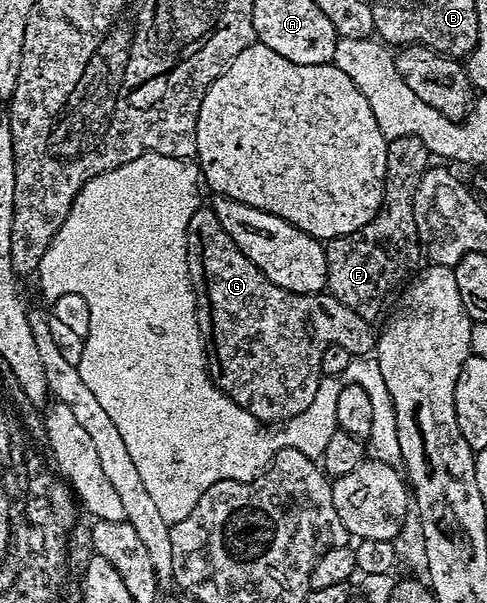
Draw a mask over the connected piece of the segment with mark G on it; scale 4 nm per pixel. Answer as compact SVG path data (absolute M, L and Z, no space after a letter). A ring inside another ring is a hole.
M199 206L196 214L192 214L186 245L190 281L198 297L198 325L202 331L210 377L225 396L255 416L259 425L281 426L290 420L290 412L294 412L294 376L302 376L302 409L309 413L319 381L316 370L321 366L324 350L333 344L351 349L355 357L370 356L375 351L376 332L370 329L373 328L371 321L360 318L356 310L348 310L344 302L332 295L289 292L276 286L276 282L268 279L238 249L236 242L232 242L224 226L220 226L213 207Z

